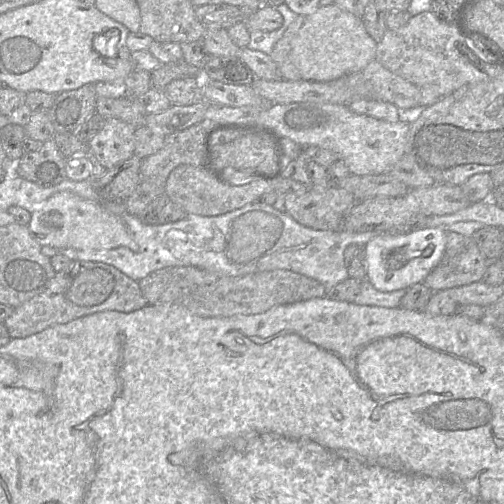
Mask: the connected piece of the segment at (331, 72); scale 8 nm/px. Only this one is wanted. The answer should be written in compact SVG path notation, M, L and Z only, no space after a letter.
M334 3L320 6L305 21L291 44L290 60L299 70L303 80L327 82L362 71L376 57L377 43L367 33L362 18L344 11Z

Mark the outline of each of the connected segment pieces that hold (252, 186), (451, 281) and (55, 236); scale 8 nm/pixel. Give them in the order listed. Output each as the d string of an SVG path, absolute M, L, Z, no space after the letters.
M180 165L169 174L165 184L165 195L182 207L188 215L219 216L255 202L262 194L273 189L274 183L262 179L241 186L224 185L202 166Z
M446 230L446 248L440 263L428 274L423 283L437 292L481 281L489 261L481 254L472 236Z
M70 192L52 195L35 212L27 225L30 235L40 246L56 249L111 250L130 242L120 219L109 212L101 201L91 201Z

